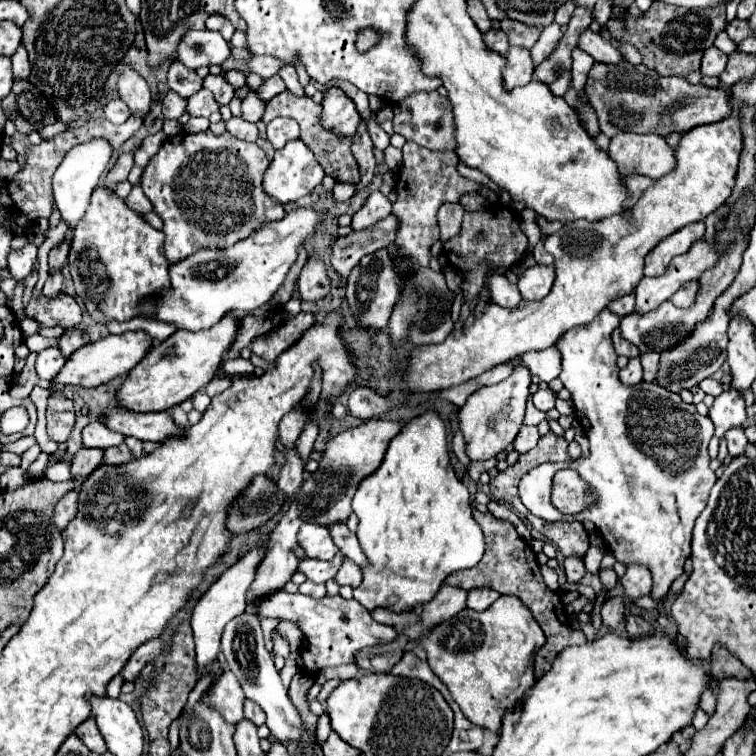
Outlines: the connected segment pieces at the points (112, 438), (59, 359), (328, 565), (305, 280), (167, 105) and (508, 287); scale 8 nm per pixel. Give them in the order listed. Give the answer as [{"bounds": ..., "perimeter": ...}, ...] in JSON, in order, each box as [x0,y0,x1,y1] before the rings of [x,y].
[{"bounds":[82,421,124,449],"perimeter":[[[94,421],[94,423],[88,423],[82,431],[82,441],[84,441],[84,447],[100,447],[100,449],[108,449],[112,445],[120,445],[124,443],[124,435],[120,433],[114,433],[110,431],[104,423],[100,421]]]},{"bounds":[36,347,66,381],"perimeter":[[[48,347],[44,351],[38,353],[38,359],[36,359],[36,371],[40,375],[40,379],[44,381],[52,381],[60,369],[64,367],[66,359],[60,355],[60,349],[58,347]]]},{"bounds":[298,553,344,583],"perimeter":[[[338,553],[332,561],[316,561],[316,559],[302,559],[298,565],[298,571],[306,575],[308,581],[312,583],[326,583],[328,579],[334,579],[334,575],[338,573],[340,565],[344,561],[344,555]]]},{"bounds":[298,257,330,301],"perimeter":[[[310,257],[300,273],[298,279],[298,289],[302,301],[318,301],[324,299],[328,289],[330,289],[330,279],[326,275],[324,263],[316,257]]]},{"bounds":[162,91,186,119],"perimeter":[[[168,91],[162,101],[162,113],[166,119],[180,119],[186,113],[186,99],[176,95],[174,91]]]},{"bounds":[490,275,522,307],"perimeter":[[[504,275],[490,277],[490,291],[492,291],[492,301],[498,303],[500,307],[518,307],[522,303],[520,289],[514,283],[510,283]]]}]

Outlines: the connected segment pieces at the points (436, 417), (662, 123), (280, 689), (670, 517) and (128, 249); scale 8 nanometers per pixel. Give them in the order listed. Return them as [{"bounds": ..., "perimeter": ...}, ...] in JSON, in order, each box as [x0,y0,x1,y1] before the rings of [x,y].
[{"bounds":[352,409,484,613],"perimeter":[[[436,409],[410,419],[390,441],[382,465],[372,475],[368,475],[368,479],[360,481],[360,487],[352,499],[352,509],[360,521],[356,537],[370,561],[370,567],[362,571],[362,585],[354,589],[354,599],[368,607],[368,611],[374,607],[386,607],[400,613],[428,603],[440,589],[446,575],[478,565],[484,555],[484,535],[472,517],[470,493],[460,483],[454,467],[450,465],[446,423]]]},{"bounds":[586,61,732,137],"perimeter":[[[628,61],[618,65],[594,63],[586,81],[586,97],[598,113],[600,131],[608,137],[622,131],[666,137],[672,131],[686,133],[692,127],[716,123],[732,113],[728,91],[692,85],[682,77],[662,77],[646,65],[630,65]]]},{"bounds":[222,611,316,745],"perimeter":[[[244,611],[242,615],[238,615],[236,619],[232,619],[222,635],[222,653],[226,657],[226,661],[230,663],[232,673],[238,677],[244,695],[252,701],[256,701],[264,713],[266,713],[266,725],[270,727],[270,735],[278,741],[294,741],[294,743],[302,743],[304,745],[314,745],[316,743],[316,735],[308,735],[302,729],[302,719],[296,711],[296,707],[292,705],[290,697],[288,697],[288,689],[282,685],[280,675],[274,667],[272,655],[266,649],[266,641],[264,641],[264,633],[260,627],[260,619],[254,611]]]},{"bounds":[520,309,716,601],"perimeter":[[[604,309],[596,319],[592,319],[592,323],[564,333],[556,343],[562,353],[560,381],[572,393],[576,417],[580,419],[584,433],[588,435],[590,441],[588,457],[572,461],[570,467],[578,471],[578,475],[588,483],[590,491],[596,491],[594,507],[588,507],[588,511],[580,511],[580,515],[562,515],[556,507],[552,507],[553,477],[556,471],[569,468],[568,461],[546,462],[538,465],[536,469],[530,469],[520,481],[520,499],[532,515],[544,521],[590,519],[602,533],[606,551],[610,551],[616,557],[616,561],[624,565],[640,563],[650,569],[654,579],[650,597],[658,601],[668,593],[672,581],[684,573],[684,563],[690,557],[694,521],[706,507],[710,487],[716,483],[716,473],[710,469],[710,455],[708,455],[708,443],[710,437],[714,435],[714,425],[710,417],[702,417],[696,411],[694,403],[682,401],[678,393],[672,393],[656,383],[642,381],[632,387],[620,383],[618,377],[620,367],[616,365],[618,355],[610,339],[610,333],[618,327],[618,323],[620,319],[612,315],[608,309]]]},{"bounds":[68,185,170,321],"perimeter":[[[104,185],[94,189],[92,205],[74,229],[68,257],[76,295],[84,301],[94,321],[128,321],[138,315],[138,301],[142,297],[152,297],[158,289],[170,285],[162,243],[164,233],[154,229],[138,211],[132,211],[126,199]]]}]

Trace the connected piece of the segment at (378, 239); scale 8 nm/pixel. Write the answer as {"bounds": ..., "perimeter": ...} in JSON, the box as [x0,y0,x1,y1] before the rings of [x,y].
{"bounds":[330,215,398,279],"perimeter":[[[388,215],[368,231],[338,237],[332,245],[332,255],[330,255],[332,267],[340,277],[348,279],[352,267],[356,267],[356,263],[360,263],[364,255],[394,243],[396,229],[398,229],[398,219],[394,215]]]}

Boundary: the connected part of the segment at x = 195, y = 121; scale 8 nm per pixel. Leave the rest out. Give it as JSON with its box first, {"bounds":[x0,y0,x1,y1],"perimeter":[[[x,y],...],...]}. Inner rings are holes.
{"bounds":[184,117,210,133],"perimeter":[[[192,117],[184,125],[184,131],[188,133],[198,133],[200,131],[206,131],[209,128],[209,125],[210,125],[210,122],[208,118]]]}

